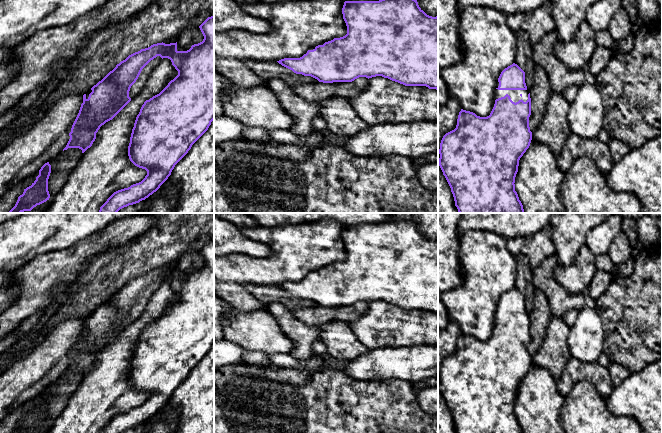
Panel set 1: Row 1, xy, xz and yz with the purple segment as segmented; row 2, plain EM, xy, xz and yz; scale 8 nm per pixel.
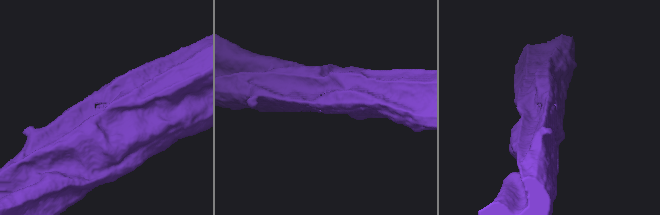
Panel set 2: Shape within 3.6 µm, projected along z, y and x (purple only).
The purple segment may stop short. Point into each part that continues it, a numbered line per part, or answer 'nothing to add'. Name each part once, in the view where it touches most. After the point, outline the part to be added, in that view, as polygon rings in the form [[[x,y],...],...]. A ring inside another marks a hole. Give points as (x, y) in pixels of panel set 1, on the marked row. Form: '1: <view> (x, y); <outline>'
1: yz (515, 96); [[[495,90],[495,100],[501,97],[504,97],[508,94],[513,102],[518,102],[519,100],[523,100],[526,102],[528,100],[529,90]]]

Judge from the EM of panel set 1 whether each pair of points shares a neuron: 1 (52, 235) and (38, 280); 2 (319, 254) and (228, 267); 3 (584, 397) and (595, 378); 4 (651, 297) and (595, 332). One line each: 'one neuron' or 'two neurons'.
1: two neurons
2: one neuron
3: two neurons
4: two neurons

